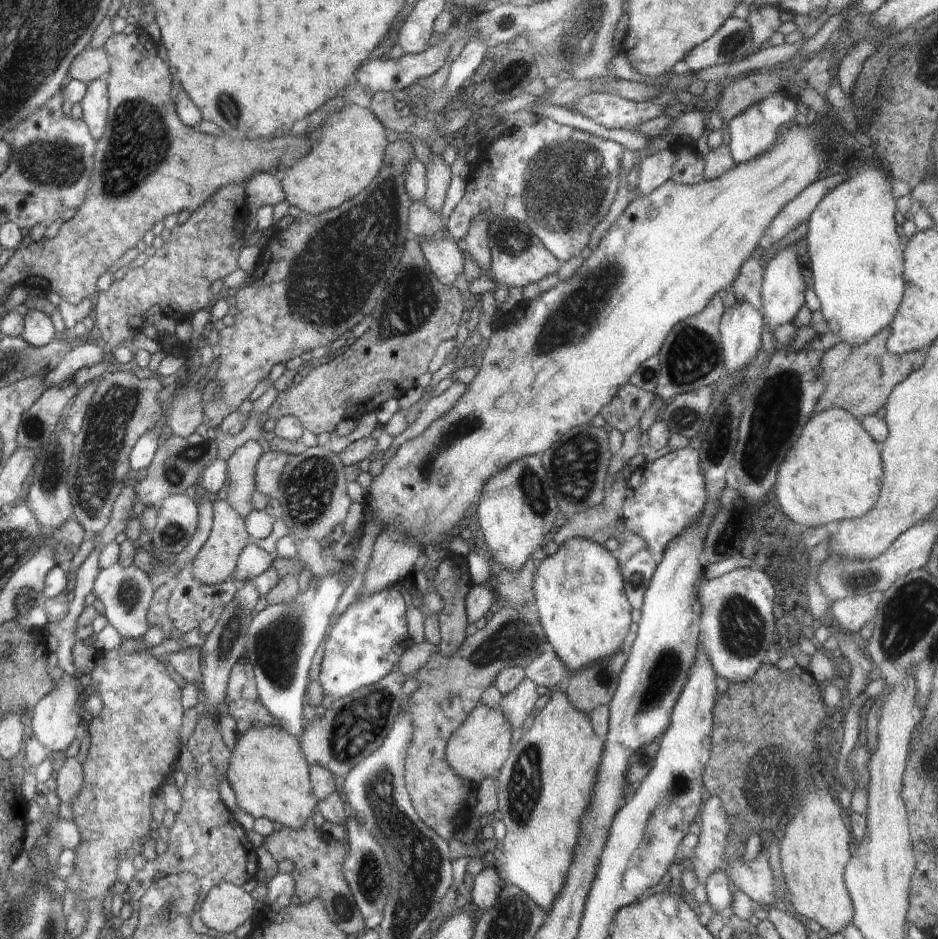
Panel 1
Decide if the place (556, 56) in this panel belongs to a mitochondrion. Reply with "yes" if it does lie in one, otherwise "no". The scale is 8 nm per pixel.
yes

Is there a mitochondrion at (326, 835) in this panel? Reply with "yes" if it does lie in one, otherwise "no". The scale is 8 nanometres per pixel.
no

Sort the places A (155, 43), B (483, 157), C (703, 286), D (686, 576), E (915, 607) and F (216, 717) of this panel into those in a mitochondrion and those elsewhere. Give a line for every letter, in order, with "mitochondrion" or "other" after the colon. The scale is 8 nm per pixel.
A: other
B: other
C: other
D: other
E: mitochondrion
F: other

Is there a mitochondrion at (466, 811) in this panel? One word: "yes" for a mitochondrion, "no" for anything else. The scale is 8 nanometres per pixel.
no

